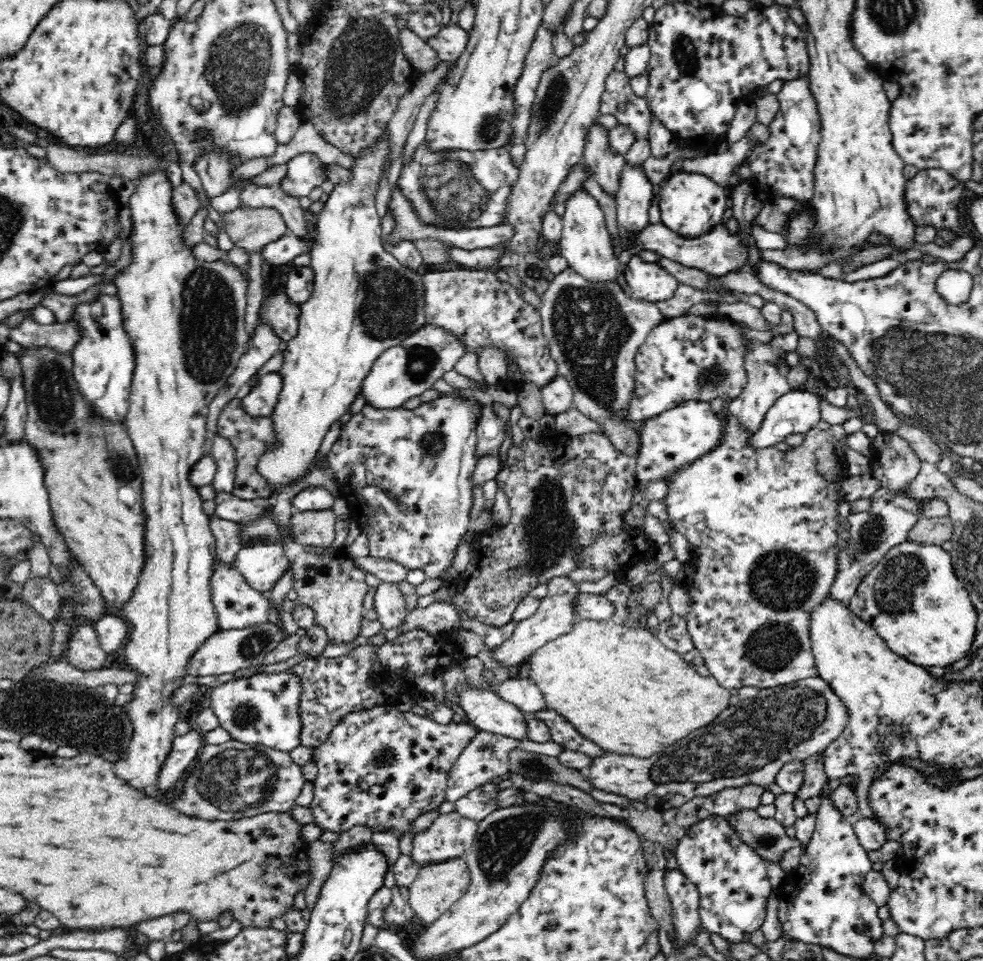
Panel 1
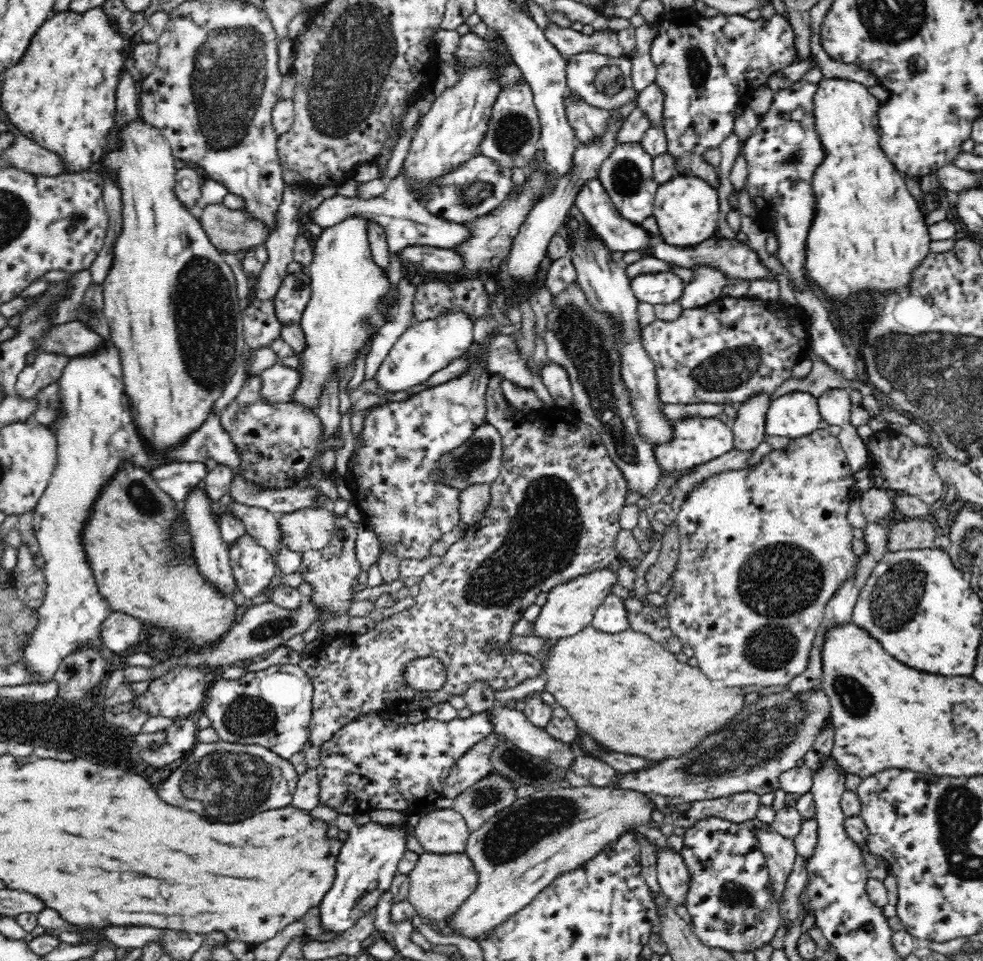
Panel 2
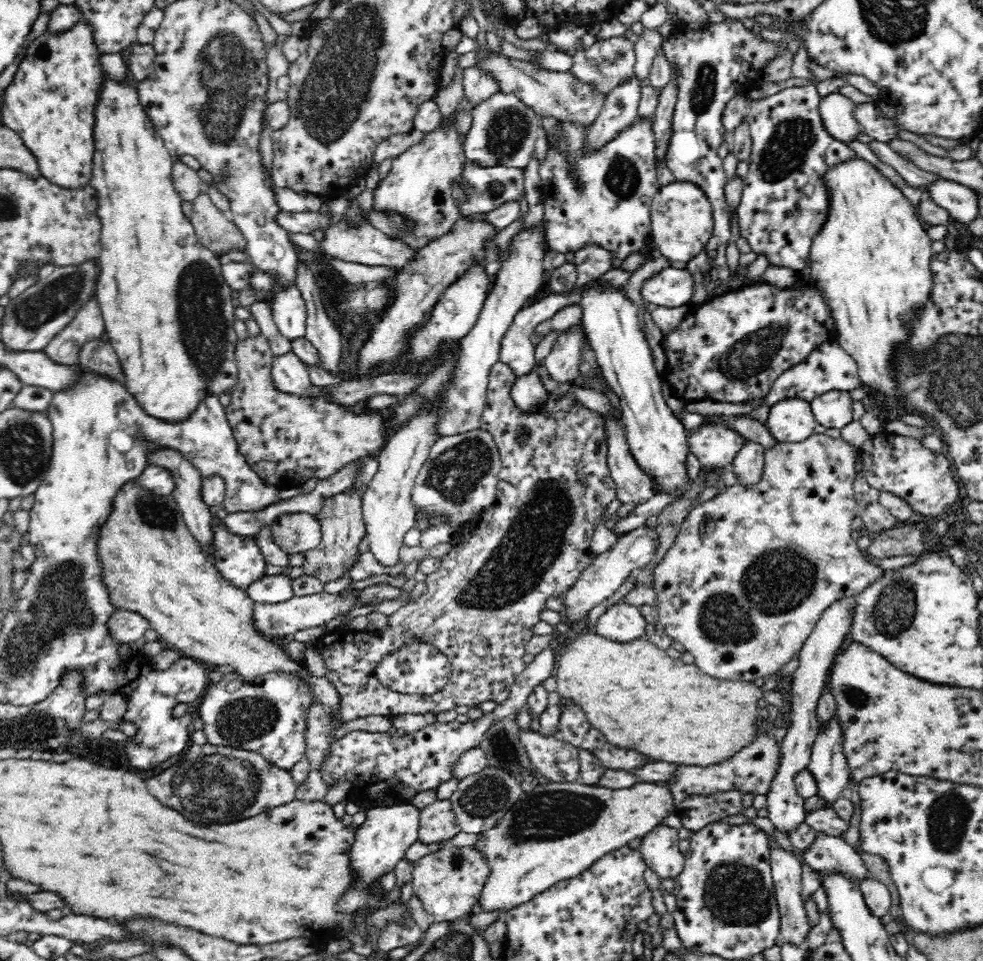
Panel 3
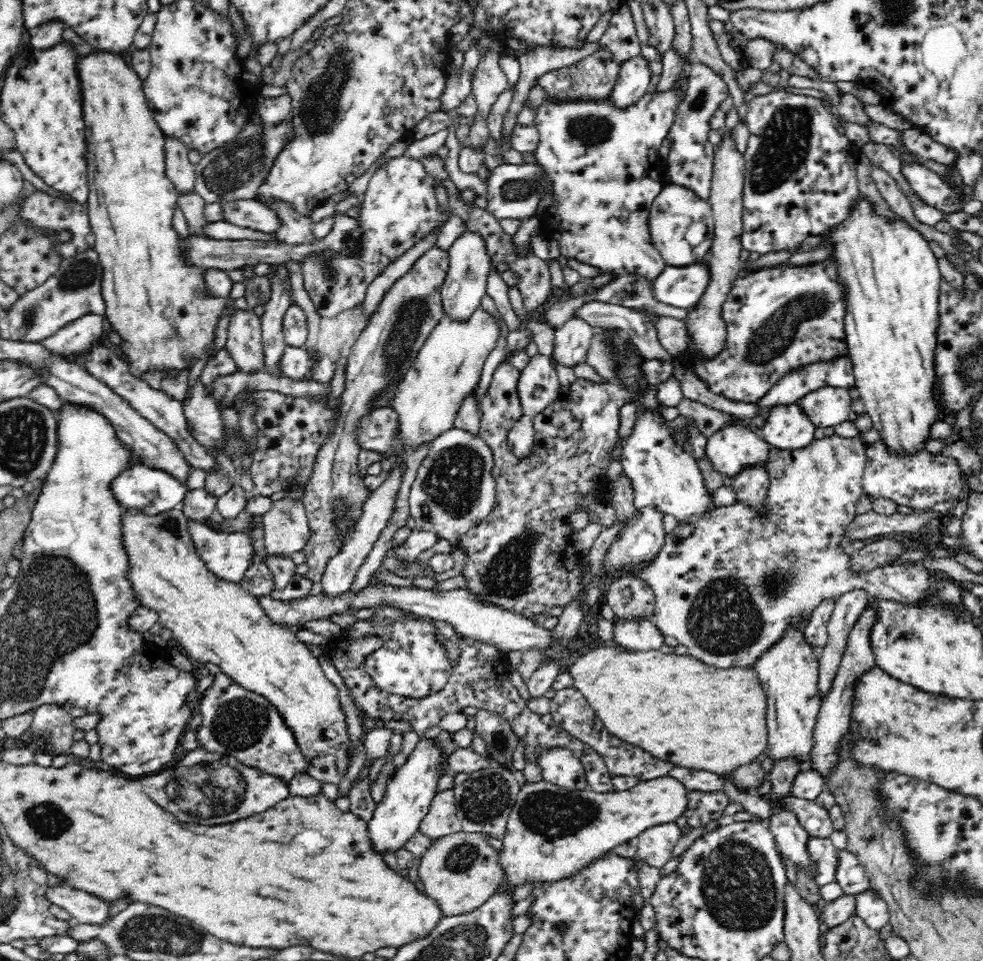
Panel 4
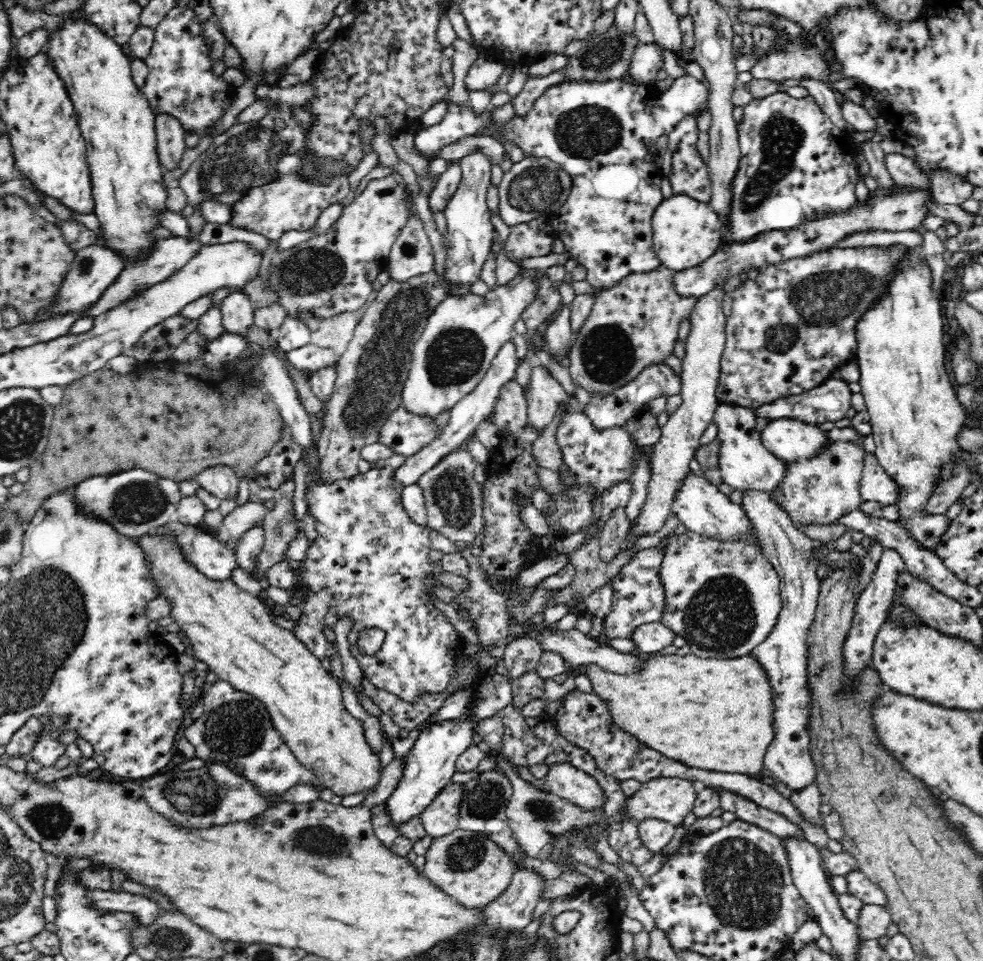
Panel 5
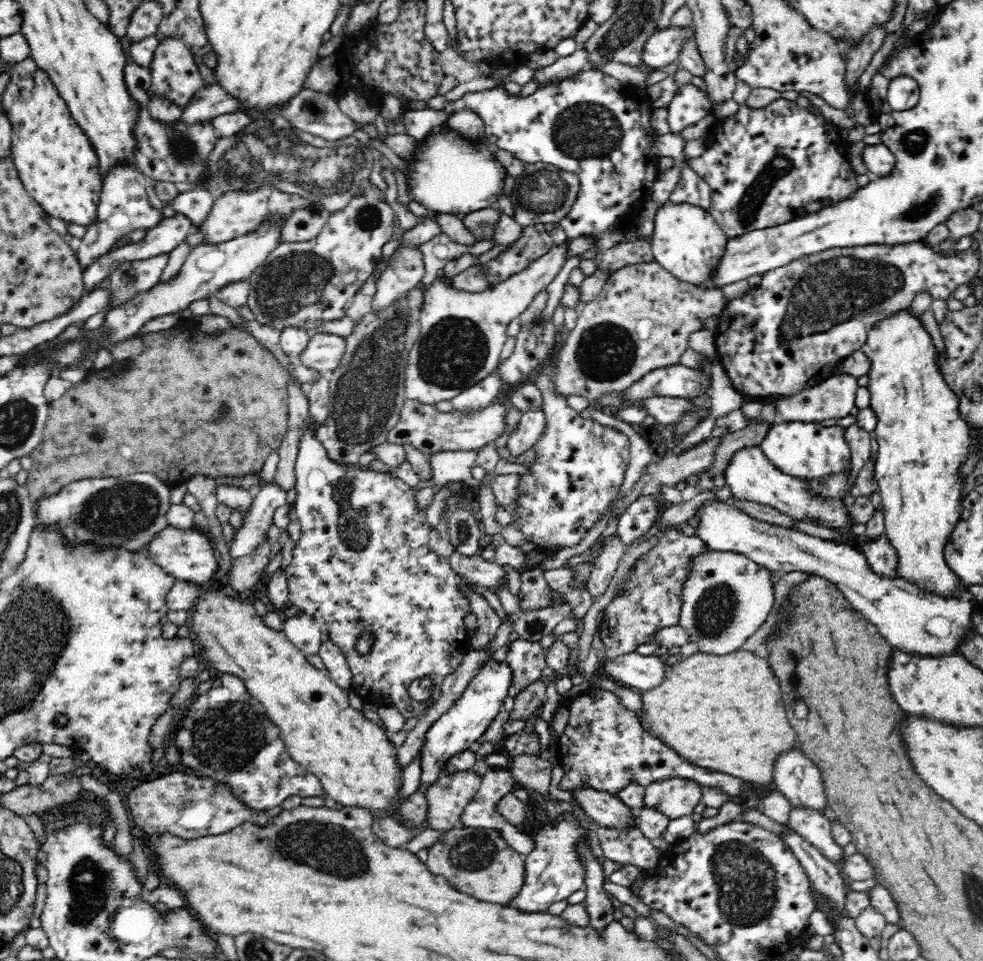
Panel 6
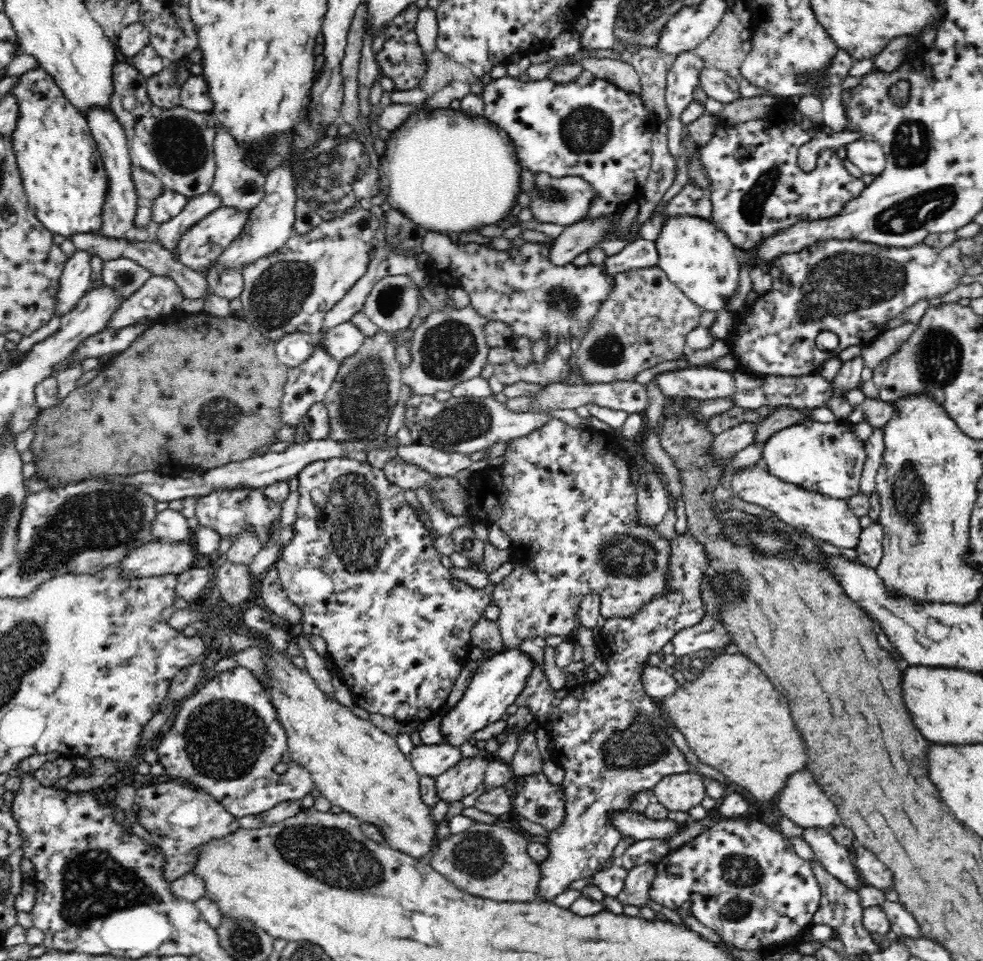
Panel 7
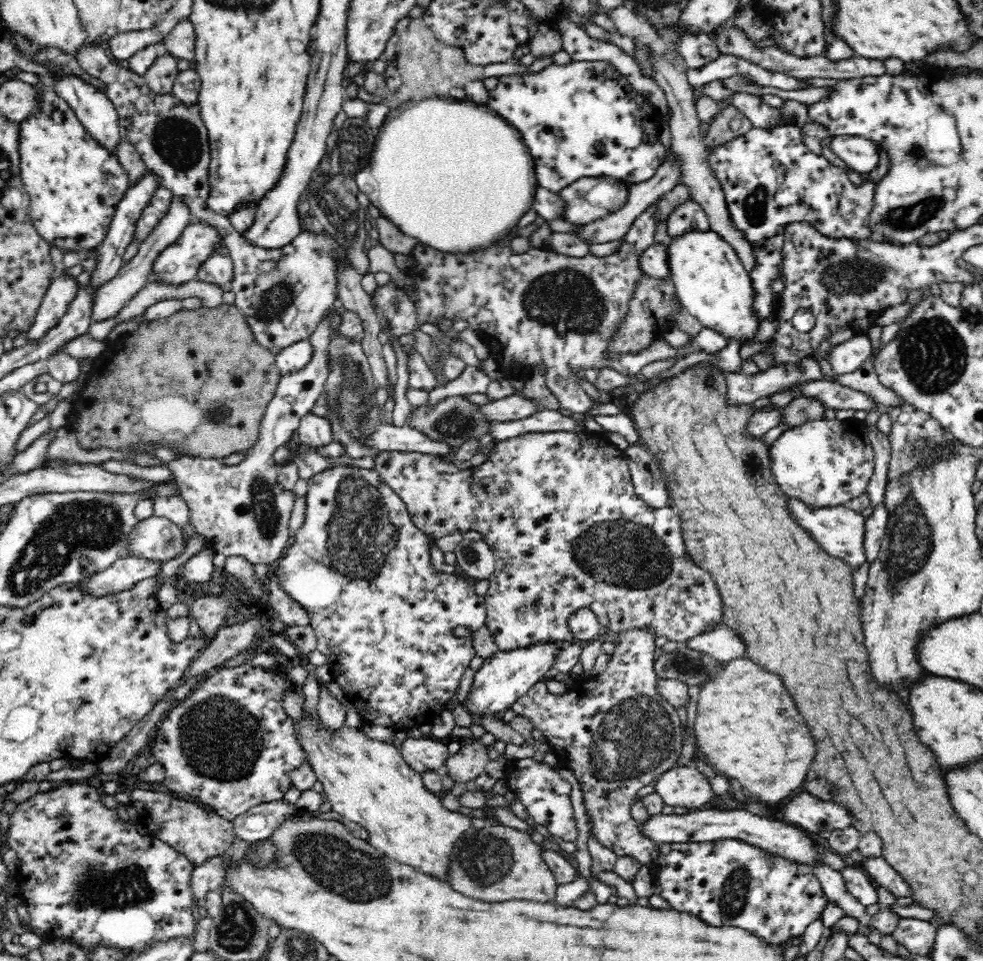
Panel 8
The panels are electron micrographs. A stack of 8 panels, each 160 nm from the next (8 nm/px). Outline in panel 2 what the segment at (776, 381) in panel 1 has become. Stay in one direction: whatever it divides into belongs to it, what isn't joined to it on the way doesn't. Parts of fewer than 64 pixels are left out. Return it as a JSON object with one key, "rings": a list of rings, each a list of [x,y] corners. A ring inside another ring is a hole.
{"rings":[[[760,391],[740,402],[734,421],[729,422],[735,447],[755,450],[765,440],[765,420],[772,402],[772,393]]]}

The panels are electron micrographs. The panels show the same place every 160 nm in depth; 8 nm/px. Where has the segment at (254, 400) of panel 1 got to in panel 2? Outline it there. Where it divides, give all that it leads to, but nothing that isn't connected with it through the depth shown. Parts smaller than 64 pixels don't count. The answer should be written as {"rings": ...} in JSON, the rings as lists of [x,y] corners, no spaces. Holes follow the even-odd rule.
{"rings":[[[280,361],[262,372],[260,377],[259,397],[268,404],[290,402],[292,391],[299,381],[296,370],[285,366]]]}

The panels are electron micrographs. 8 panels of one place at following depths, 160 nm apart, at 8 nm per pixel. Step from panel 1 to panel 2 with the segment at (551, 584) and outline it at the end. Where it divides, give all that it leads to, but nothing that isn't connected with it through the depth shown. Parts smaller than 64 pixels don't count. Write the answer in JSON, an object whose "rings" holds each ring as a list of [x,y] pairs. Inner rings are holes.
{"rings":[[[607,567],[553,586],[548,591],[546,603],[541,607],[538,618],[532,621],[532,636],[553,643],[590,625],[595,608],[599,607],[604,597],[611,592],[612,584],[616,584],[616,578],[617,573]]]}

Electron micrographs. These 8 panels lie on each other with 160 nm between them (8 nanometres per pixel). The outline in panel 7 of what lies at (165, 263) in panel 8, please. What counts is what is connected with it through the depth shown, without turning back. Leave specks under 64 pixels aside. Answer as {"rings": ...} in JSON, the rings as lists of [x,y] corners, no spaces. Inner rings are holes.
{"rings":[[[230,205],[216,207],[216,210],[207,214],[200,222],[192,226],[187,234],[184,234],[176,248],[178,262],[197,272],[203,273],[203,271],[206,271],[206,268],[210,266],[210,262],[214,262],[220,256],[220,252],[224,252],[232,241],[239,238],[240,234],[243,234],[244,228],[251,220],[250,212],[251,209],[238,209]]]}

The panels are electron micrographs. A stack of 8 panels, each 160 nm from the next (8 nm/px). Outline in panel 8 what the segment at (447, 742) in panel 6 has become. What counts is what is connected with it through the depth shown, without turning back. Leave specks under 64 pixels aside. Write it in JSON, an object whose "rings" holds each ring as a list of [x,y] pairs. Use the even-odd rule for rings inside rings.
{"rings":[[[544,642],[518,648],[516,650],[498,650],[485,658],[480,669],[473,674],[473,681],[464,702],[465,710],[482,719],[483,717],[500,717],[511,710],[513,704],[536,682],[544,679],[544,674],[553,666],[556,653],[560,650],[560,642]]]}

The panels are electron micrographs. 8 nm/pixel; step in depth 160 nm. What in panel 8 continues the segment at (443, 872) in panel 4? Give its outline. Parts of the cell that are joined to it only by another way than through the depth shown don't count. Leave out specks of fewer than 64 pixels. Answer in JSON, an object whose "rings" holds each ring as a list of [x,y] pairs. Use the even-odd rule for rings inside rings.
{"rings":[[[492,825],[483,828],[470,827],[454,842],[452,854],[449,855],[445,878],[462,894],[472,898],[484,898],[484,902],[506,902],[520,899],[521,901],[548,902],[554,901],[558,884],[554,873],[542,858],[542,848],[532,841],[530,835],[510,826]]]}

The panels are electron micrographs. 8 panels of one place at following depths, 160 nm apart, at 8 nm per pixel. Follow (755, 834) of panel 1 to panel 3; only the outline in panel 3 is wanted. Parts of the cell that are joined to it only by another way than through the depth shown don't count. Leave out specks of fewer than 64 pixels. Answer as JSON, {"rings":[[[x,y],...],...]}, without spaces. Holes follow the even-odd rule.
{"rings":[[[775,845],[770,846],[769,865],[775,899],[781,916],[779,936],[782,937],[783,942],[791,942],[794,944],[798,943],[802,945],[806,933],[811,929],[804,904],[800,896],[802,862],[796,858],[796,852],[794,852],[794,850],[786,850],[786,848],[780,848]]]}

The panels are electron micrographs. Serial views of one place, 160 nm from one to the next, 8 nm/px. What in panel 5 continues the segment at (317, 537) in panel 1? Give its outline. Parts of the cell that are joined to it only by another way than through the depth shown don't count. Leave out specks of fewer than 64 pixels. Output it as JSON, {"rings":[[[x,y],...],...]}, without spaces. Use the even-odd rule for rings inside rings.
{"rings":[[[294,479],[284,482],[274,491],[274,504],[266,513],[261,527],[265,538],[263,549],[258,554],[258,576],[262,581],[270,565],[283,561],[293,540],[300,536],[301,522],[294,508]]]}

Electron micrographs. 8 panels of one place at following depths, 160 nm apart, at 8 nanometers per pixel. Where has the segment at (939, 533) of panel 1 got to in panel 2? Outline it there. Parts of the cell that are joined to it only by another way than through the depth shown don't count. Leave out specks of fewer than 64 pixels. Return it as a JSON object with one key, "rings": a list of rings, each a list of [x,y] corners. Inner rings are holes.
{"rings":[[[903,518],[892,526],[888,534],[888,550],[921,549],[922,547],[934,547],[934,540],[938,538],[938,525],[932,518]]]}

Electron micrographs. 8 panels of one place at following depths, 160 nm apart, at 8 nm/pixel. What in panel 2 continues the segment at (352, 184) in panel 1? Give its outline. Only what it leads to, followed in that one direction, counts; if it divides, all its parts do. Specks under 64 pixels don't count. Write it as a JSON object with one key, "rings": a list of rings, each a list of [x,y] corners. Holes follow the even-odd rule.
{"rings":[[[352,214],[344,218],[342,222],[328,226],[320,232],[317,239],[313,239],[314,254],[310,266],[308,266],[309,277],[311,278],[311,298],[308,305],[301,314],[300,324],[304,333],[304,346],[298,354],[298,368],[296,368],[299,381],[291,394],[291,402],[299,404],[305,410],[318,413],[322,406],[322,394],[328,384],[328,378],[334,378],[335,384],[340,384],[344,378],[344,370],[356,365],[362,360],[362,352],[368,350],[370,342],[374,340],[378,330],[396,318],[396,310],[400,306],[399,286],[393,286],[388,272],[374,262],[370,242],[368,242],[368,225],[372,222],[364,215]]]}

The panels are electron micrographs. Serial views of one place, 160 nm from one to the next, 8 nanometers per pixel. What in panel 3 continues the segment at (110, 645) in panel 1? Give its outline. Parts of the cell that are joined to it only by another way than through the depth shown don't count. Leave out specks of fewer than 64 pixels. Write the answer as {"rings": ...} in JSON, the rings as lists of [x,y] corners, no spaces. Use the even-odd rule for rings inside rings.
{"rings":[[[116,610],[107,622],[109,635],[119,644],[136,643],[144,636],[149,624],[143,616],[132,611]]]}

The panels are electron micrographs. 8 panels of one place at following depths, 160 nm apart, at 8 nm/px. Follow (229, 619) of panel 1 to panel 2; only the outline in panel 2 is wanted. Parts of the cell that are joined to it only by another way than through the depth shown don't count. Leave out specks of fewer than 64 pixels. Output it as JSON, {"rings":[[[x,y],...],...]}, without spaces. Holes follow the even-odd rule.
{"rings":[[[194,488],[194,492],[190,495],[185,502],[180,504],[184,506],[186,519],[190,521],[190,533],[192,533],[192,541],[194,541],[194,556],[197,569],[205,578],[205,581],[210,586],[213,586],[224,598],[236,600],[240,590],[236,585],[236,577],[234,577],[232,563],[230,563],[229,548],[222,540],[217,516],[212,513],[212,500],[200,488]]]}

